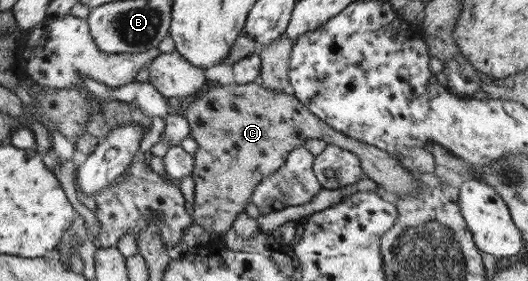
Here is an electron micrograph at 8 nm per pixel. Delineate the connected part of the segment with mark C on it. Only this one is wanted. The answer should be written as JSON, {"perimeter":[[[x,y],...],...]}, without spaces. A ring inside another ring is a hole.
{"perimeter":[[[258,81],[227,85],[213,83],[211,88],[201,93],[199,97],[195,97],[183,113],[185,113],[185,119],[189,123],[188,137],[191,137],[198,147],[197,151],[193,154],[194,161],[197,161],[197,157],[211,155],[211,165],[217,163],[215,167],[219,167],[213,173],[195,173],[193,171],[191,174],[194,181],[193,201],[191,201],[192,223],[199,225],[201,229],[205,229],[209,233],[213,233],[214,236],[220,235],[227,231],[229,227],[232,227],[235,217],[241,211],[244,211],[245,204],[250,201],[253,189],[257,187],[257,183],[261,183],[265,177],[275,173],[283,165],[287,153],[294,147],[303,145],[303,142],[307,139],[322,139],[326,144],[351,151],[359,159],[363,175],[383,187],[388,197],[391,195],[394,195],[394,197],[403,196],[407,192],[417,190],[419,184],[421,184],[421,181],[405,170],[399,161],[390,156],[386,151],[350,138],[330,128],[319,118],[316,118],[315,115],[307,111],[289,90],[267,89],[261,86]]]}

